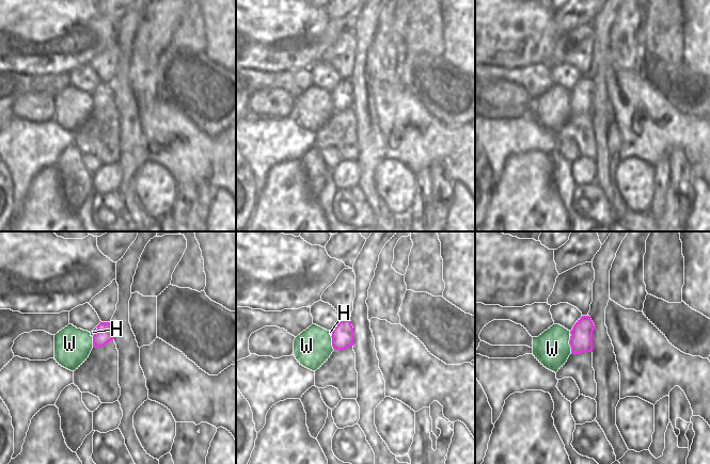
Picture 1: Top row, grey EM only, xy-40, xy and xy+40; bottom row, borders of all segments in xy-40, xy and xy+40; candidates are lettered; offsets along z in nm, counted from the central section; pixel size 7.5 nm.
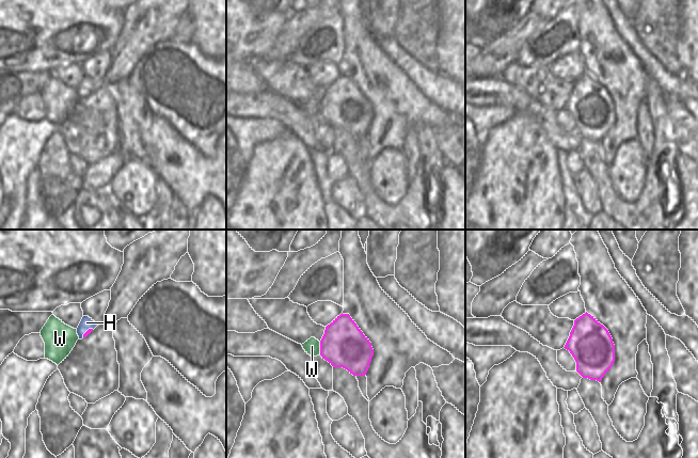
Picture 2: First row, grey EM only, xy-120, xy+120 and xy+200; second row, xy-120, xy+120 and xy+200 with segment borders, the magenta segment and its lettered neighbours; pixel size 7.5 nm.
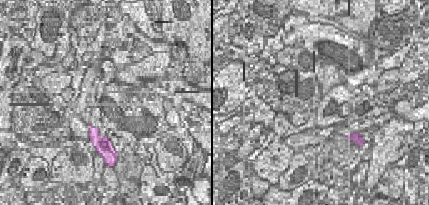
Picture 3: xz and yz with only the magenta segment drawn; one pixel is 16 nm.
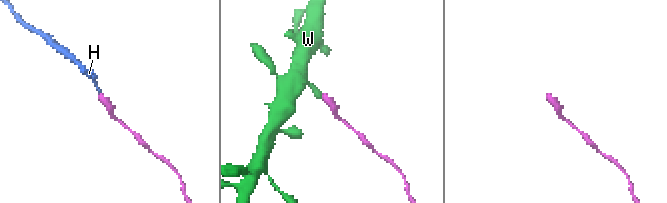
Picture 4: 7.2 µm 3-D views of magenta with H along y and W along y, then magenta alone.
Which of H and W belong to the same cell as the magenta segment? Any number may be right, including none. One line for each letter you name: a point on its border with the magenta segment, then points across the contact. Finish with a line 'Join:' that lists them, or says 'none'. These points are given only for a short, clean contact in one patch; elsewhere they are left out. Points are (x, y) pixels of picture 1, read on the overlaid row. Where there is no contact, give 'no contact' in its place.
H: meets magenta in xy-40 at (95, 332); runs through xy-40 (104, 334), (95, 332), (93, 332)
Join: H

